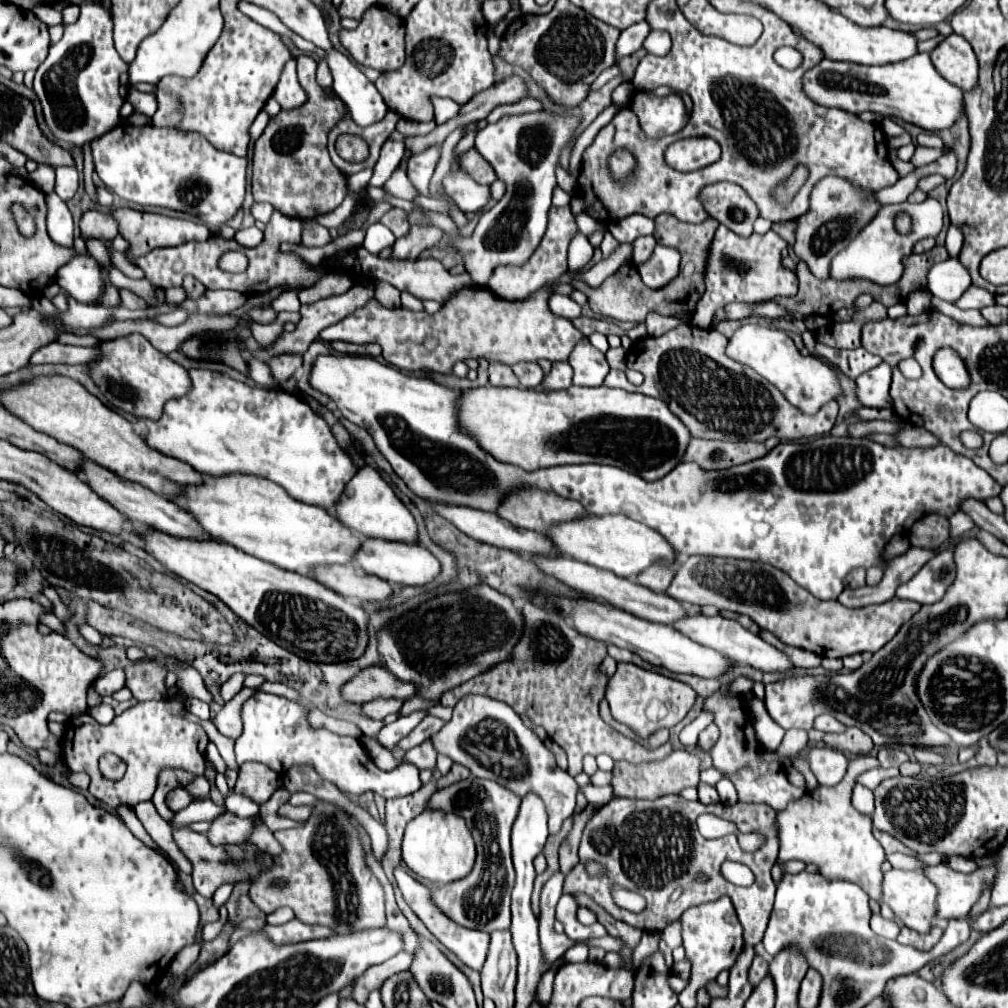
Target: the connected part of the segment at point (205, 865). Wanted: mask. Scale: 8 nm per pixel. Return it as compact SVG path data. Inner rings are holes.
M175 828L173 830L173 840L179 846L179 850L187 856L187 860L193 866L193 884L195 890L207 898L213 896L213 892L229 882L229 884L241 884L243 880L249 884L253 878L259 876L259 872L267 870L271 866L271 856L261 852L257 846L251 844L225 844L225 846L213 846L205 834L197 834L189 828ZM257 854L261 854L257 858Z

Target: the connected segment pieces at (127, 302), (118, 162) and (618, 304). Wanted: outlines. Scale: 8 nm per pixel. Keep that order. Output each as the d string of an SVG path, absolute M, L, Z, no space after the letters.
M121 290L119 292L121 294L121 304L125 306L125 308L129 308L129 310L139 310L139 308L147 308L147 304L145 304L145 300L143 298L139 298L137 294L133 294L131 290Z
M125 122L93 140L91 148L97 174L109 190L135 204L187 212L199 218L213 234L243 204L247 158L213 148L201 134Z
M661 214L655 218L655 238L657 242L661 240L661 244L673 246L681 252L681 272L679 276L669 282L669 286L661 288L661 290L651 290L641 282L641 276L637 272L637 266L633 266L633 262L627 262L625 266L621 266L613 276L609 276L599 288L589 288L583 282L573 282L575 288L579 288L581 292L585 292L589 306L595 314L613 318L617 322L645 322L647 312L659 312L659 314L693 314L695 306L699 302L699 298L705 292L705 284L703 284L703 272L705 272L705 264L707 264L707 250L709 244L713 240L713 234L717 230L719 222L709 218L701 224L689 224L689 222L681 222L669 214Z

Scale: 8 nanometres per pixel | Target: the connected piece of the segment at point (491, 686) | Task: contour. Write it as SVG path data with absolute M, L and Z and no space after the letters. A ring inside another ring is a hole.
M531 602L523 606L523 616L525 634L515 646L513 656L489 672L447 690L439 698L441 704L455 706L457 698L463 698L465 694L483 694L509 704L517 714L527 714L535 724L543 726L549 738L567 752L567 772L571 776L581 772L581 760L585 754L597 756L605 752L613 760L625 760L631 764L661 760L659 748L643 748L639 742L615 732L599 716L599 700L605 694L607 678L597 672L597 666L607 656L607 644L581 636L565 620Z

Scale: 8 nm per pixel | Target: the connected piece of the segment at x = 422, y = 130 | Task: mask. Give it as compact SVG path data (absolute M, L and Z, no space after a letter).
M401 118L395 128L397 128L401 134L405 134L405 138L417 136L417 134L427 134L427 132L431 132L431 130L435 128L435 118L429 120L429 122L423 122L423 124L421 124L421 122L413 122L413 120Z

